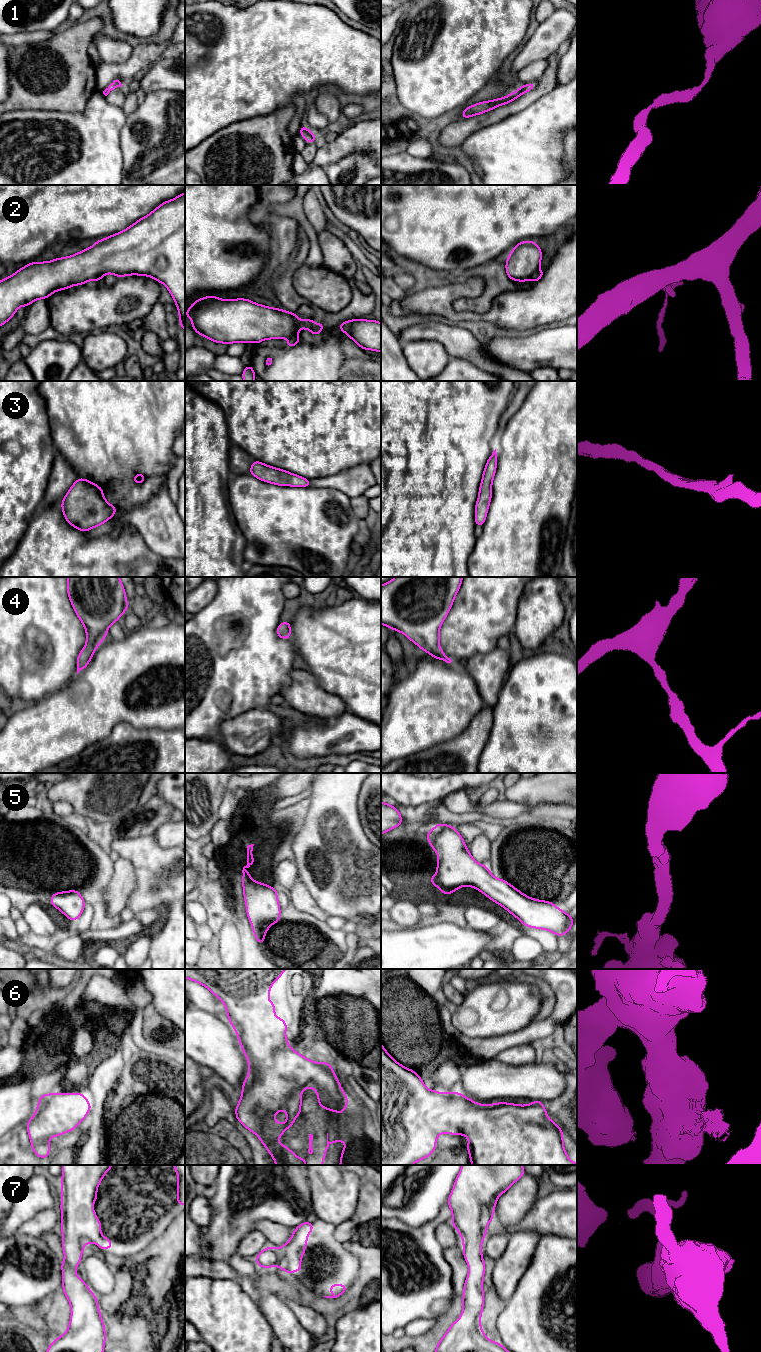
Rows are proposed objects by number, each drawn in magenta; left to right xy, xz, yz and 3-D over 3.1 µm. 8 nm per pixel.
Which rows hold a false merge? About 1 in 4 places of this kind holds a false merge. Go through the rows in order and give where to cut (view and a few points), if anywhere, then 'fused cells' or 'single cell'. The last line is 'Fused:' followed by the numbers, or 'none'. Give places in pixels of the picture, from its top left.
1: no cut | single cell
2: yz (537, 269), (530, 279) | fused cells
3: no cut | single cell
4: no cut | single cell
5: no cut | single cell
6: no cut | single cell
7: no cut | single cell
Fused: 2

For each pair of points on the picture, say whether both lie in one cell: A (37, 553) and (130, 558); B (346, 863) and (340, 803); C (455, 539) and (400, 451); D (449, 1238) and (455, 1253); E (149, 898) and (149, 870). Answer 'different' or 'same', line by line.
A: same
B: same
C: same
D: different
E: same

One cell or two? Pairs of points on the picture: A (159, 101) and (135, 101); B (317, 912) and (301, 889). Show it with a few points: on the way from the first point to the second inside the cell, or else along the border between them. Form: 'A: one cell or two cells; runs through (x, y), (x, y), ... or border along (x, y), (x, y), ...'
A: two cells; border along (163, 90), (150, 92), (126, 116)
B: one cell; runs through (311, 906), (301, 895)

